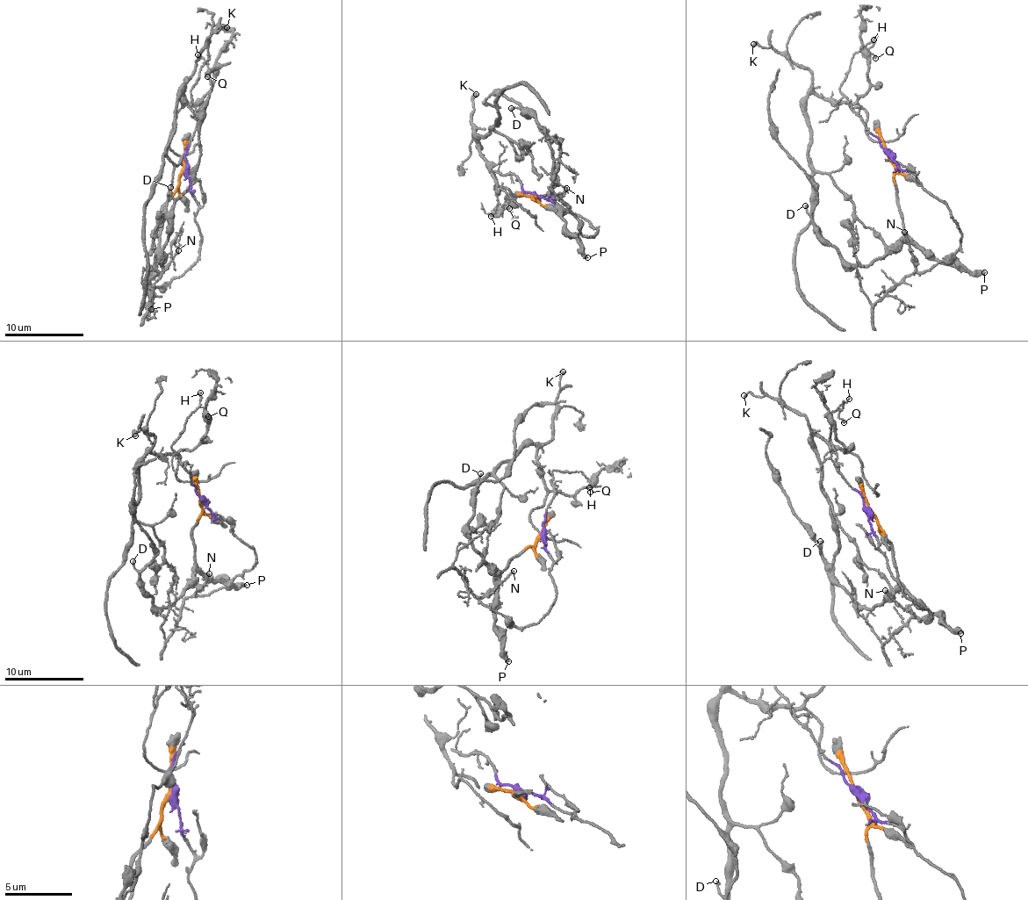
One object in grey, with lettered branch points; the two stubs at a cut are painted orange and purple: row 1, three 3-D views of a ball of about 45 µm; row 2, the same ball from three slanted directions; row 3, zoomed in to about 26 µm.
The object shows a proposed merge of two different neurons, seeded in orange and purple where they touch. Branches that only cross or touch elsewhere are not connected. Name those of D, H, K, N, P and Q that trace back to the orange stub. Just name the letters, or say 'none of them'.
D, P

